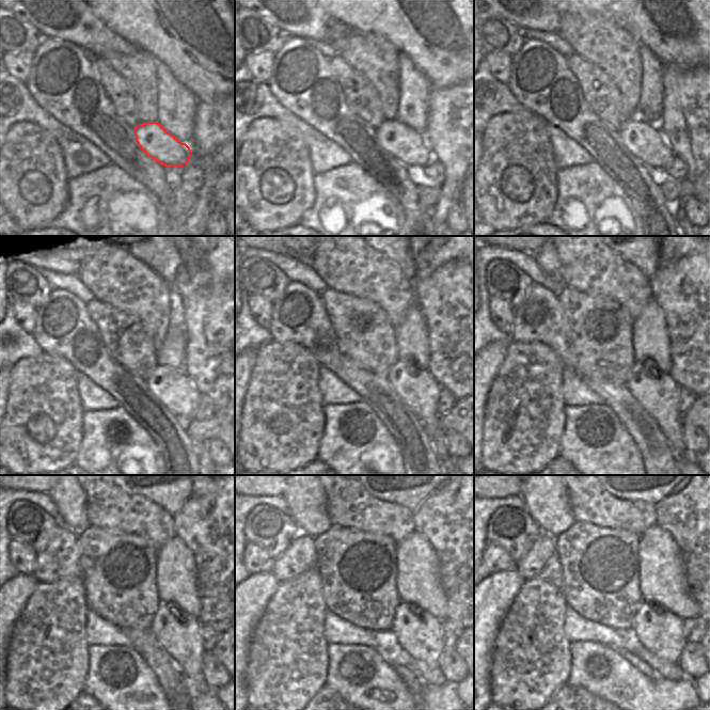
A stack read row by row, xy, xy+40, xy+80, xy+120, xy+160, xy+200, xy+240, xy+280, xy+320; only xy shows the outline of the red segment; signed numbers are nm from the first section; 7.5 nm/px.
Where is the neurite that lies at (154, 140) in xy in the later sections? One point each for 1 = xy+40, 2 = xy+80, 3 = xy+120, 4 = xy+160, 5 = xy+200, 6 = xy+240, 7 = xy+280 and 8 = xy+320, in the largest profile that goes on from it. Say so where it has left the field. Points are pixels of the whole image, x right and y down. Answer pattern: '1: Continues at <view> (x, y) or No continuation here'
1: Continues at xy+40 (409, 147)
2: Continues at xy+80 (649, 145)
3: Continues at xy+120 (171, 385)
4: Continues at xy+160 (419, 390)
5: Continues at xy+200 (657, 391)
6: Continues at xy+240 (180, 633)
7: Continues at xy+280 (420, 633)
8: Continues at xy+320 (660, 631)

